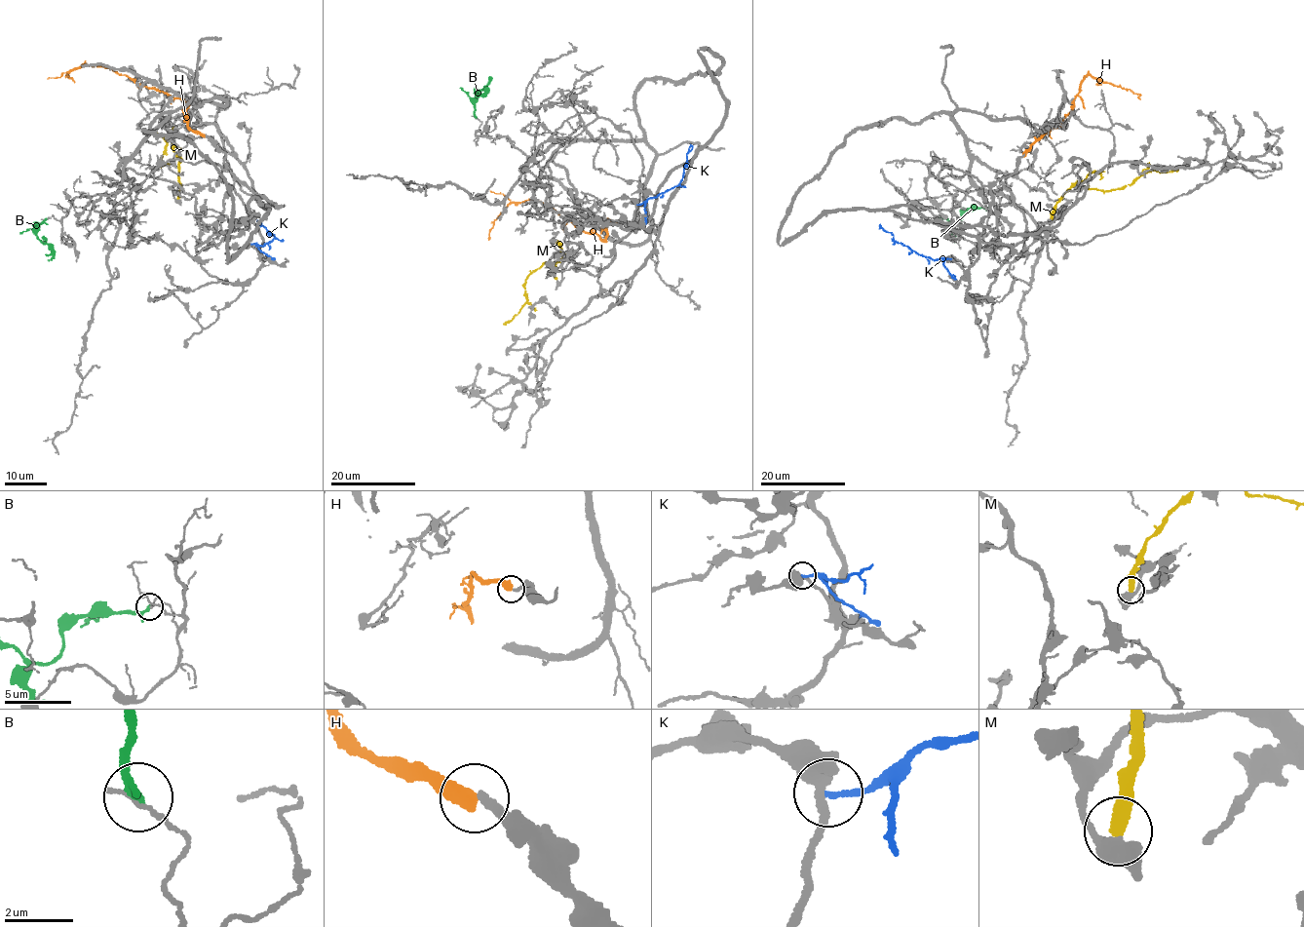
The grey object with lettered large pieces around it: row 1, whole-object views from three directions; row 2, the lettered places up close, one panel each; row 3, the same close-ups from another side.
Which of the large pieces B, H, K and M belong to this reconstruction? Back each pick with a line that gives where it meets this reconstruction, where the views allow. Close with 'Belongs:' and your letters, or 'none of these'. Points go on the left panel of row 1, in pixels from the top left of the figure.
Belongs: none of these

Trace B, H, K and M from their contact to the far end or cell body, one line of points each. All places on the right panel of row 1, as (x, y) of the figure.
B: (989, 206), (971, 207), (961, 213), (961, 220), (950, 224), (951, 238), (955, 241)
H: (1024, 155), (1050, 129), (1063, 123), (1088, 74), (1130, 89), (1140, 99)
K: (951, 258), (933, 259), (917, 253), (897, 243), (891, 232), (879, 224)
M: (1051, 218), (1056, 202), (1076, 183), (1086, 181), (1090, 188), (1119, 189), (1141, 175), (1178, 170)

